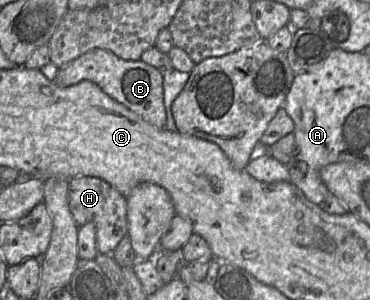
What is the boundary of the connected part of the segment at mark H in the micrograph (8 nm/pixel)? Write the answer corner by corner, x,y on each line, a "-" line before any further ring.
79,176
69,180
68,204
78,227
94,223
98,253
112,255
121,239
128,234
126,197
100,178

